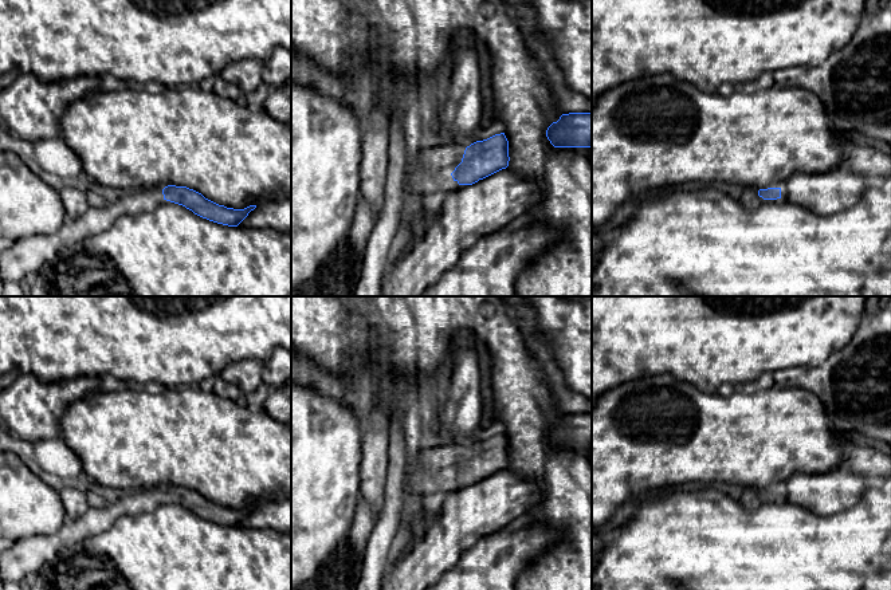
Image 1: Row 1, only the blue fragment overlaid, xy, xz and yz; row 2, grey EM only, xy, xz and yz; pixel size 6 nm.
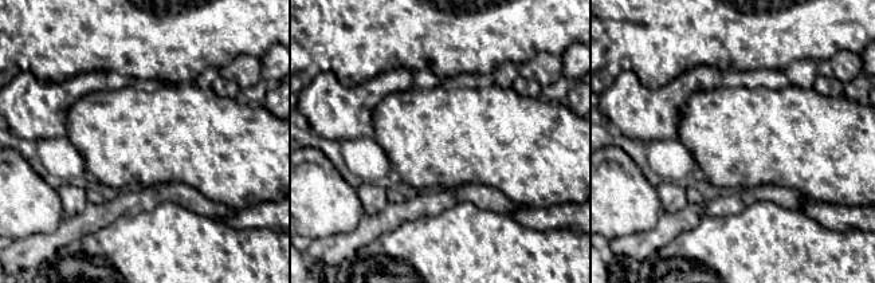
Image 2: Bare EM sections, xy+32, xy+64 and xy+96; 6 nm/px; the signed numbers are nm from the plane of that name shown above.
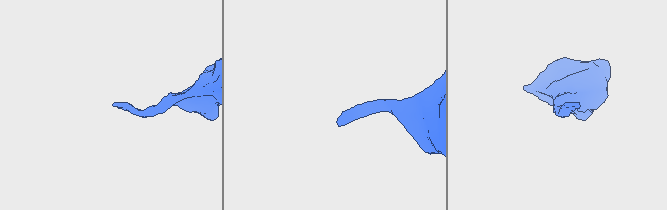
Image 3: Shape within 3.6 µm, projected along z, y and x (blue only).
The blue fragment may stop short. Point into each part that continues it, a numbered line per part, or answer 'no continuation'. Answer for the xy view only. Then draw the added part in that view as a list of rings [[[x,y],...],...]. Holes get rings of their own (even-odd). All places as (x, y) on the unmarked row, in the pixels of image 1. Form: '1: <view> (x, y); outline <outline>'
1: xy (19, 559); outline [[[164,488],[127,492],[102,508],[89,508],[75,520],[66,520],[55,535],[34,535],[0,546],[0,577],[4,583],[21,583],[43,567],[56,563],[79,542],[107,531],[125,514],[154,511],[162,502]]]

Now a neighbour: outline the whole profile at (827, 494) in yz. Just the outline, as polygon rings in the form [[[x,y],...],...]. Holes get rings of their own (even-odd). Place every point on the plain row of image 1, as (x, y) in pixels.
[[[843,465],[825,473],[794,473],[781,487],[781,499],[829,516],[856,504],[868,483],[864,475]]]

